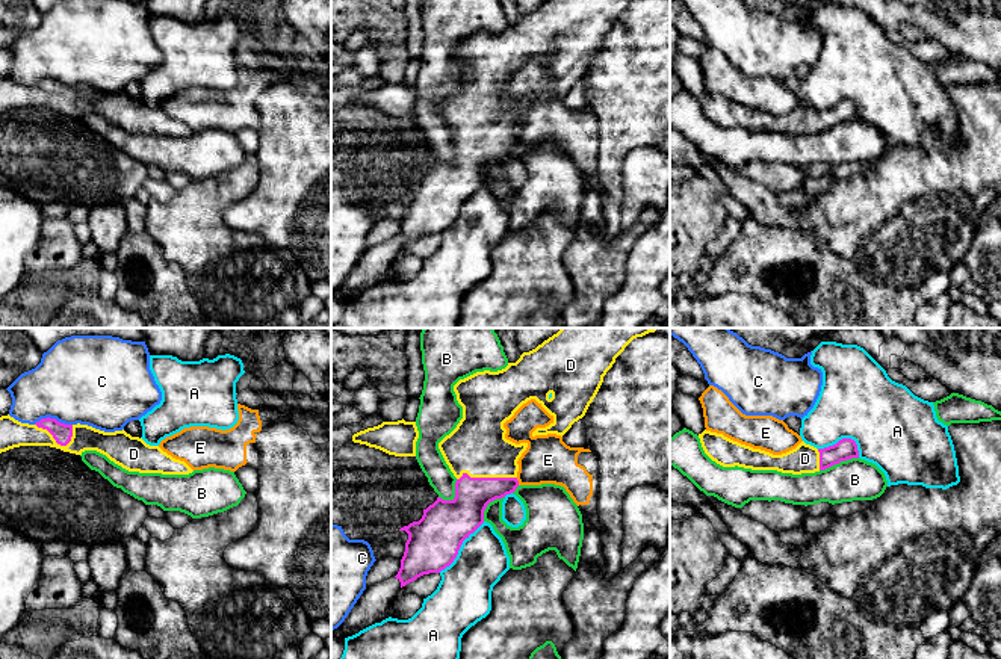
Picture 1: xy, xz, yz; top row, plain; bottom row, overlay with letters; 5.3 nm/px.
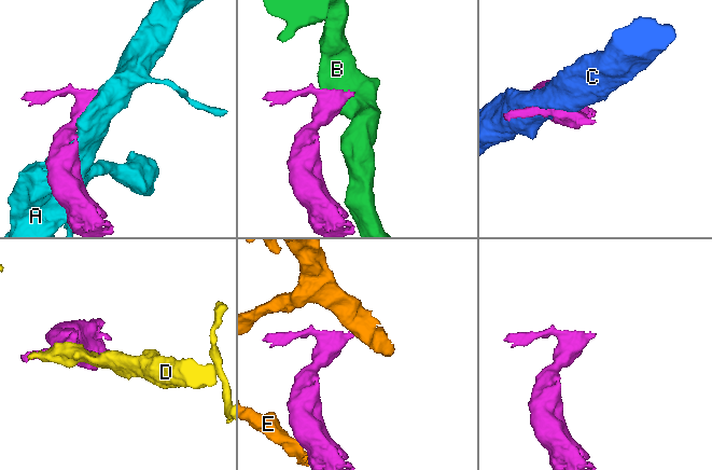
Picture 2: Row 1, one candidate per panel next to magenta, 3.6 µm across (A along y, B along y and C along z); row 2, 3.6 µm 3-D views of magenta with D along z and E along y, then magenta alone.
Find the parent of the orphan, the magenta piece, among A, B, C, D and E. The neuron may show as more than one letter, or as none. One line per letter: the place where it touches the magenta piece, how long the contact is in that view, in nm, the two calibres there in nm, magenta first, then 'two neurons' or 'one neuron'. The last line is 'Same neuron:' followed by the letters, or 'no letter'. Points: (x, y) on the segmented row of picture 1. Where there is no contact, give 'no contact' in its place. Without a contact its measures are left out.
A: xz (460, 546) | 360 nm | 280/280 nm | two neurons
B: yz (838, 463) | 220 nm | 110/220 nm | two neurons
C: xy (53, 419) | 200 nm | 100/460 nm | two neurons
D: xz (486, 478) | 320 nm | 200/300 nm | one neuron
E: xz (517, 481) | 40 nm | 180/260 nm | two neurons
Same neuron: D

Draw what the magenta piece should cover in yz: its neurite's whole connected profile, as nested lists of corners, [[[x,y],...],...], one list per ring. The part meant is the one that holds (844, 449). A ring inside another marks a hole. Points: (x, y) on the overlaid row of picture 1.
[[[703,431],[699,434],[705,453],[723,467],[744,467],[752,470],[777,470],[782,473],[815,473],[841,461],[859,458],[857,444],[851,438],[842,438],[836,444],[817,449],[801,441],[795,449],[773,455],[733,441],[723,434]]]

